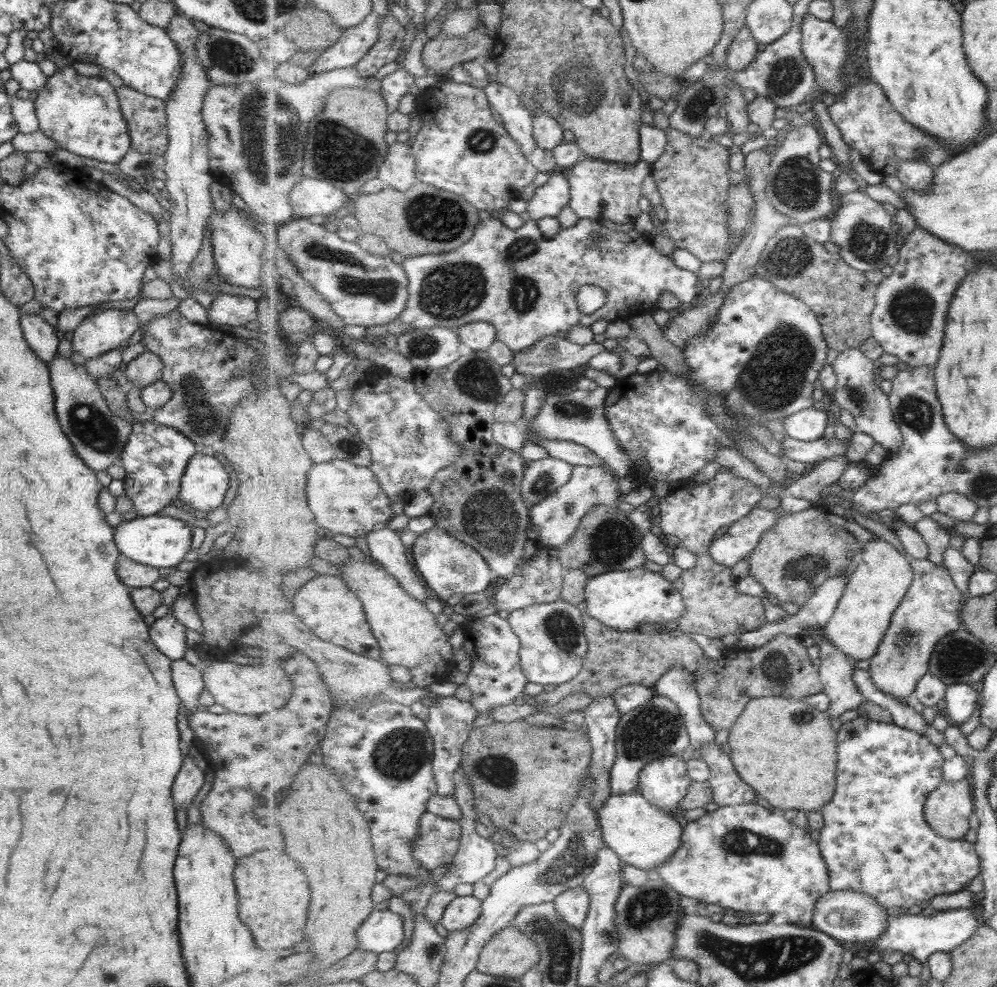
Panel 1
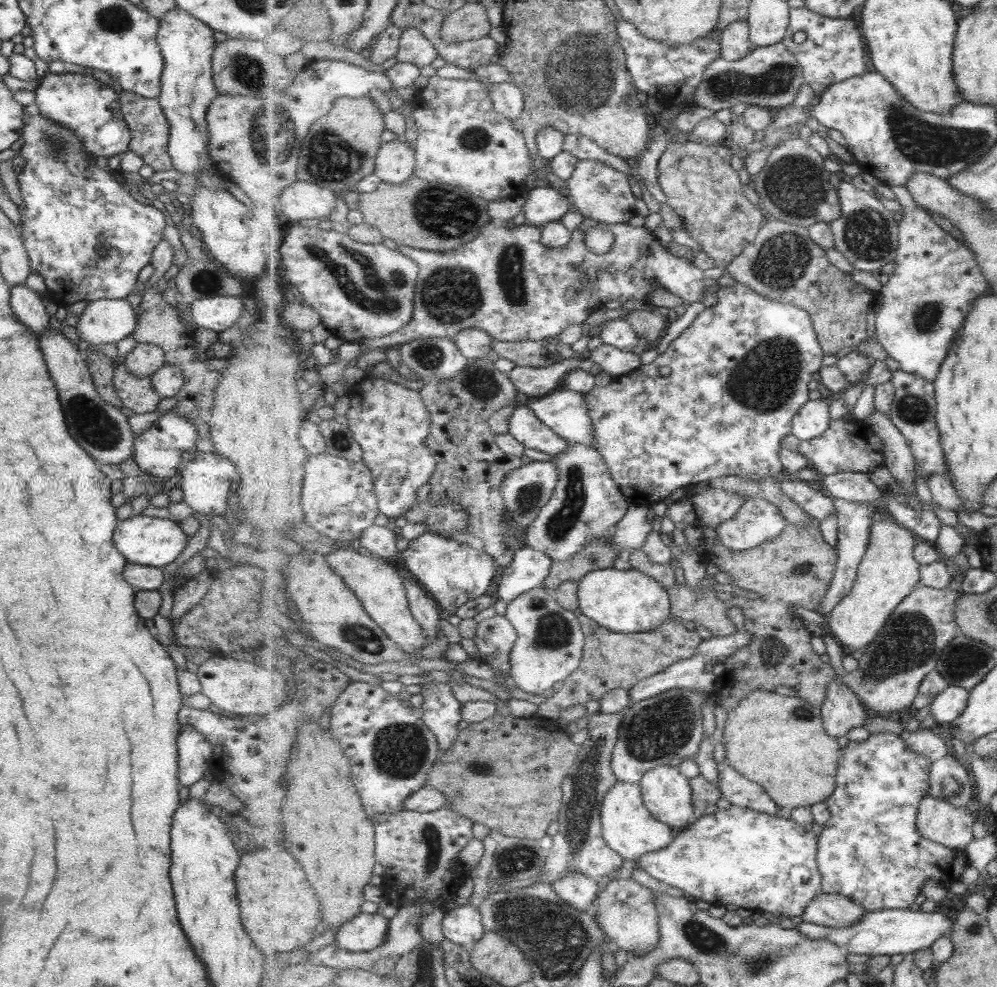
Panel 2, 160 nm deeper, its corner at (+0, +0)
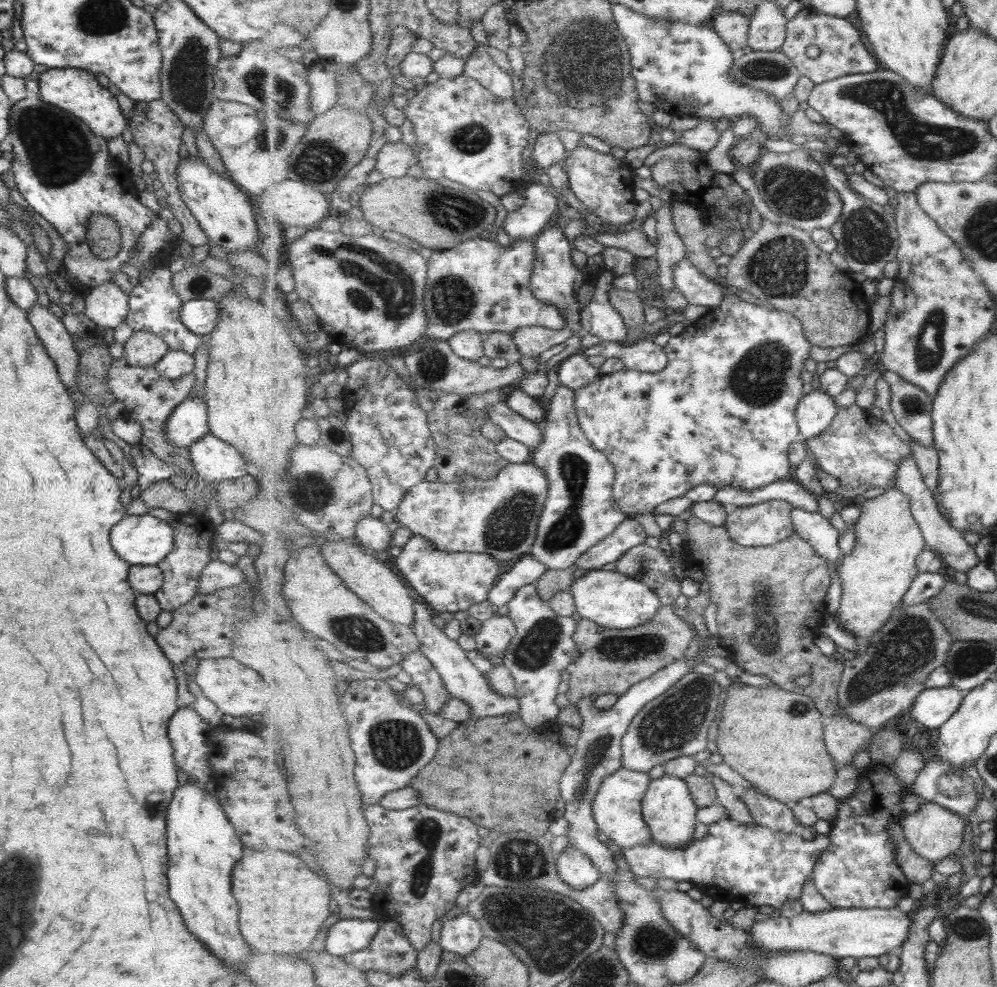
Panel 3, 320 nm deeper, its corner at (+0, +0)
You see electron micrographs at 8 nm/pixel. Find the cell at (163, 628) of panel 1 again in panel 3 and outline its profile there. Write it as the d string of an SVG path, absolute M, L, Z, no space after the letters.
M210 560L203 568L197 583L197 593L211 594L217 590L241 585L243 580L248 580L248 573L242 571L239 564L226 564L217 560Z

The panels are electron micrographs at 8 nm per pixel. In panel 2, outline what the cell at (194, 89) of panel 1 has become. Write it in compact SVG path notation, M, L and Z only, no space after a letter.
M173 8L158 18L158 30L155 43L161 51L163 68L160 74L160 93L157 96L159 107L169 127L169 142L167 154L171 157L172 168L181 172L181 177L174 181L182 194L182 199L187 200L199 185L196 179L198 172L209 170L212 160L208 155L208 132L205 121L210 102L218 95L212 79L212 55L215 49L213 32L208 26L187 14L186 10Z

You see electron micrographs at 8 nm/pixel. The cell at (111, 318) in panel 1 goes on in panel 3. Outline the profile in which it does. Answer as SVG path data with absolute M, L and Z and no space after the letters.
M111 281L90 288L84 297L82 314L97 326L114 329L128 311L128 296Z

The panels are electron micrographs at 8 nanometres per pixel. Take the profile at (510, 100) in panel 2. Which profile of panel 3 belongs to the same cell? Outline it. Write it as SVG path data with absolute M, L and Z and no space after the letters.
M481 46L479 52L466 60L464 74L477 79L483 86L488 87L497 98L509 102L515 100L515 88L513 88L513 77L505 70L501 70L495 60L491 58L489 50Z

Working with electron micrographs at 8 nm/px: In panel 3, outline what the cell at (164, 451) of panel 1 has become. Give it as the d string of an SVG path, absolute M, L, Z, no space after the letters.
M189 395L169 415L164 435L175 448L189 448L192 442L208 433L206 404L202 398Z

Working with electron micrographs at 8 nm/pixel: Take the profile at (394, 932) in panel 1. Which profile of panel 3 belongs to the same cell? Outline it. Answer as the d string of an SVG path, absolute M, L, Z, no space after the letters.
M379 918L341 919L330 923L325 950L339 958L365 950L377 936L377 931L381 928L380 923Z

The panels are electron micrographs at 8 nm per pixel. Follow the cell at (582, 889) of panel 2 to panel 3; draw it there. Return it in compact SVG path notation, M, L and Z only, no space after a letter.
M573 845L566 846L557 857L559 876L572 889L588 889L603 878L592 858Z

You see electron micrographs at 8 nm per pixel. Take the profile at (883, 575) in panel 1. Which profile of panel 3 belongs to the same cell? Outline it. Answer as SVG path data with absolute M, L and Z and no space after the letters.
M895 486L876 498L858 503L862 512L857 527L857 544L851 554L843 557L839 574L842 599L836 620L855 639L872 640L892 614L901 607L905 596L919 576L917 557L927 548L917 520L913 517L909 498Z

